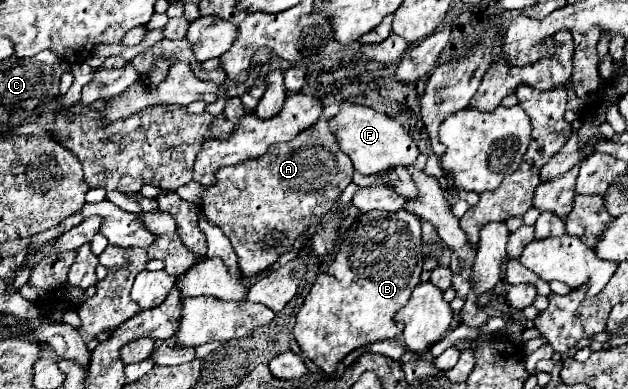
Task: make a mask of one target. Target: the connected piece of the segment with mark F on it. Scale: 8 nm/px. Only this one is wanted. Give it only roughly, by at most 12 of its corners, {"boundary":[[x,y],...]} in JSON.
{"boundary":[[344,102],[328,122],[360,174],[410,166],[406,128]]}

